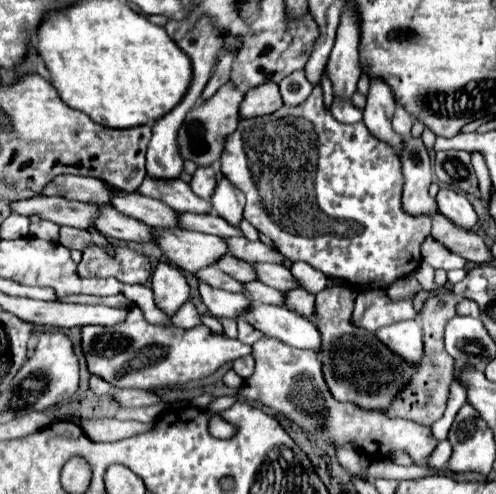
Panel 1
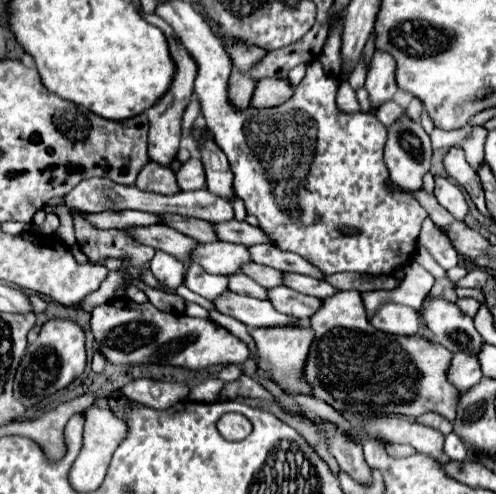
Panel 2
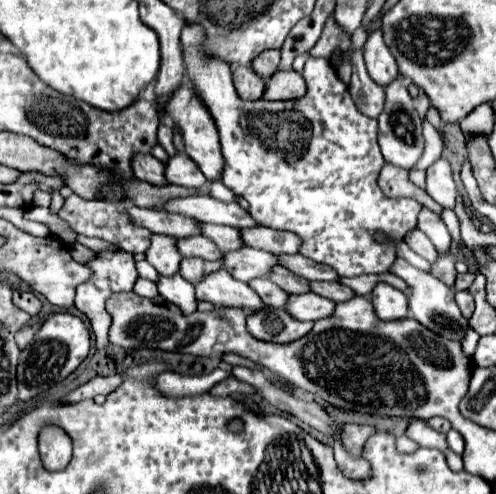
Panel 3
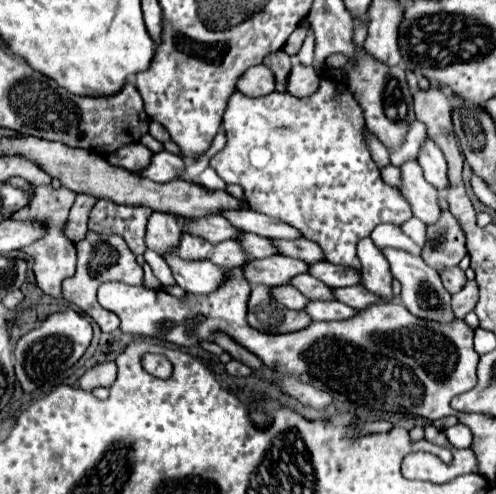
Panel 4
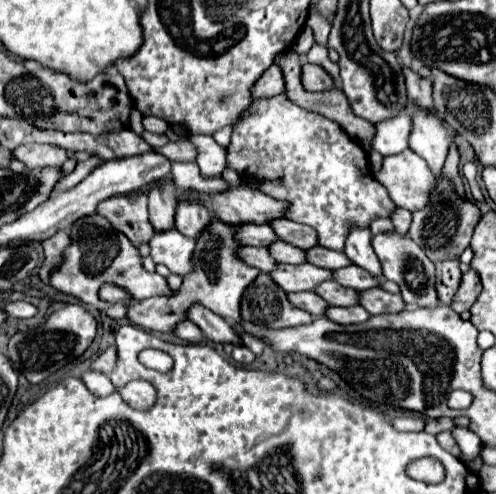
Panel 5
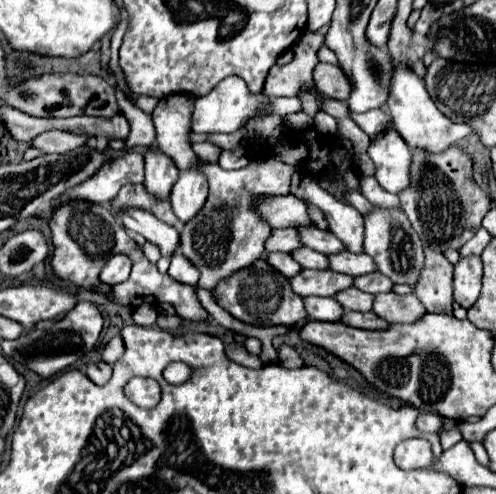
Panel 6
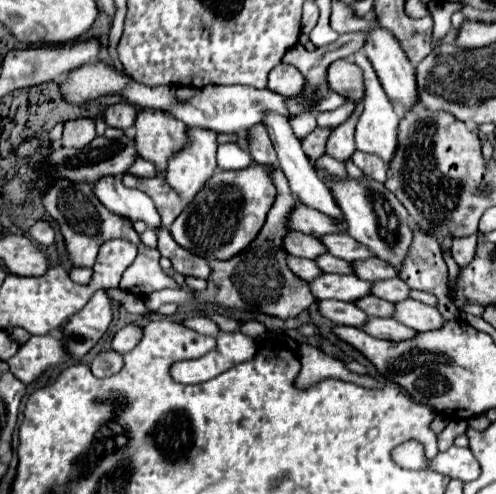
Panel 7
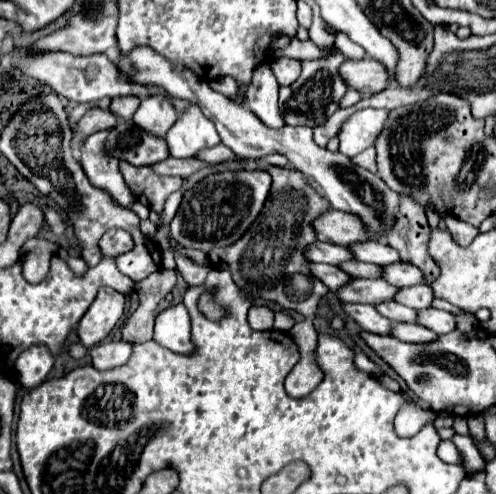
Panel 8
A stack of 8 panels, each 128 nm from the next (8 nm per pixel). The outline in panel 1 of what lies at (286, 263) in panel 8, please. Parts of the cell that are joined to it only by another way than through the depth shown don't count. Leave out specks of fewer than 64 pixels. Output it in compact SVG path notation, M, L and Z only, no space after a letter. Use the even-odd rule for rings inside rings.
M262 336L252 346L252 354L256 358L256 372L244 382L242 396L250 400L260 400L272 410L292 418L304 430L310 430L312 442L320 442L326 452L332 452L332 446L336 442L376 452L406 450L412 456L414 464L420 466L424 466L434 452L438 440L432 436L430 428L404 418L390 418L378 410L360 410L354 408L354 404L336 402L322 378L322 364L316 350L290 348L280 340Z

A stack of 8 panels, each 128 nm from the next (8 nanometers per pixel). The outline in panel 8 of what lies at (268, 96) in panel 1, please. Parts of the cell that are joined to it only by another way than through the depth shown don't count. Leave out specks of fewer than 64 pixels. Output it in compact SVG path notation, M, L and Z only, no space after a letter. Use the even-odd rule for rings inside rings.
M370 56L362 60L346 60L340 66L340 74L348 80L350 88L360 90L364 96L372 96L388 86L390 74L384 64L372 60Z

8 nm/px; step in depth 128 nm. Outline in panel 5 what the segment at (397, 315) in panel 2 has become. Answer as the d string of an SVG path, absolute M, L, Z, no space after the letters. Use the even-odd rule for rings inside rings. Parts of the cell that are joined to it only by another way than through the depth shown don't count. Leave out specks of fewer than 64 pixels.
M350 226L346 244L344 244L344 254L360 268L372 272L374 276L380 276L380 262L376 260L376 254L372 252L372 234L370 228L362 226Z

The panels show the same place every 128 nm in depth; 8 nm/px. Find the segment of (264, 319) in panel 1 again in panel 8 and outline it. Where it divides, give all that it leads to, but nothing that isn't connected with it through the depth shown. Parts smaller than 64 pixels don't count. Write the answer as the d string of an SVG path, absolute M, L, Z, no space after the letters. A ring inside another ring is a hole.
M110 130L90 134L80 144L80 164L86 172L86 176L96 184L98 188L104 188L120 206L130 208L136 202L136 196L128 192L128 186L124 184L118 160L106 152L106 136Z

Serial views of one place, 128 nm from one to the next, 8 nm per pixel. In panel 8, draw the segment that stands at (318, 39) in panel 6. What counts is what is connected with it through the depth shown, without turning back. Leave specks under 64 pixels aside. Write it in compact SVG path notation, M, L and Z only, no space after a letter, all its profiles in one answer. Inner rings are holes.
M286 56L276 58L276 60L272 60L272 72L280 84L292 84L302 72L302 62L286 58Z

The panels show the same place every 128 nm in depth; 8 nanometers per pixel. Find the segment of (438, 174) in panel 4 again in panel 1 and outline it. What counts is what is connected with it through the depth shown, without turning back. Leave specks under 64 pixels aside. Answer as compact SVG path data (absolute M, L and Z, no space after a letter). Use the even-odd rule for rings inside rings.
M440 188L436 194L436 202L438 202L438 210L448 216L454 224L458 224L460 228L468 228L472 230L474 224L478 222L478 216L472 208L472 204L466 200L464 194L450 190L450 188Z

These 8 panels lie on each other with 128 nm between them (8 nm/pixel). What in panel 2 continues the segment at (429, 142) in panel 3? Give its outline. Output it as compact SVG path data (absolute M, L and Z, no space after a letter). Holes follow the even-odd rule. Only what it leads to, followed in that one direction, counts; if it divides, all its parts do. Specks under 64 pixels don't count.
M466 128L462 130L432 130L432 148L448 148L448 146L458 146L466 138Z

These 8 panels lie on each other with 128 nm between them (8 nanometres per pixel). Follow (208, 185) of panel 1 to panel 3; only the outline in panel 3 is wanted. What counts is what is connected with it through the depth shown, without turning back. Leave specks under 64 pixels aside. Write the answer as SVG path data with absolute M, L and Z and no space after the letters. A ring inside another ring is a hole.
M186 154L170 156L164 164L164 176L170 184L180 184L186 188L202 188L206 184L204 174L188 160Z

